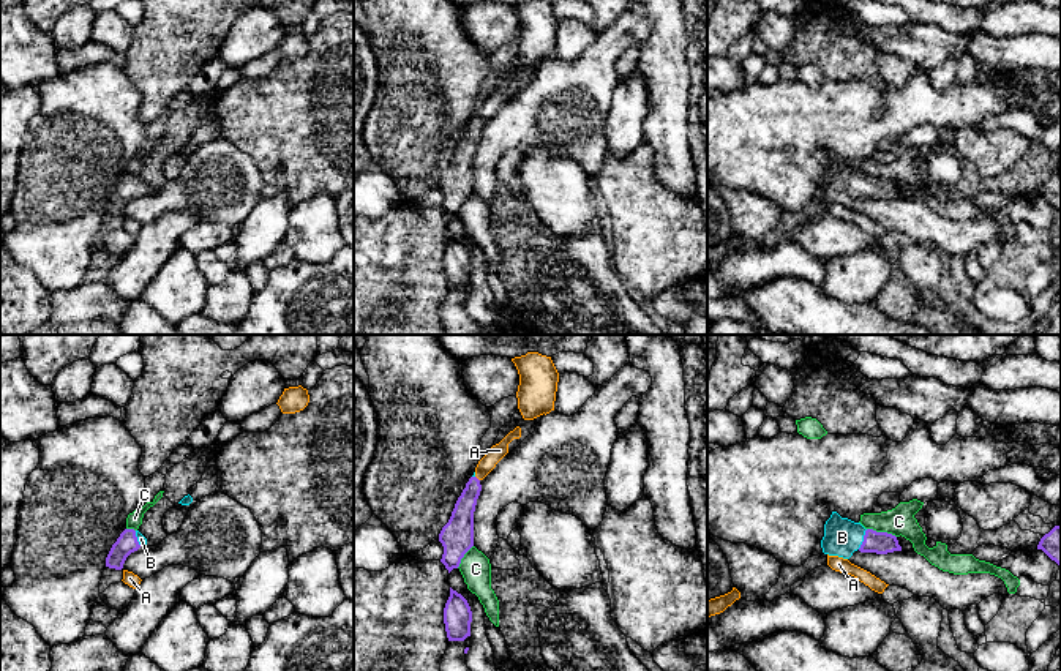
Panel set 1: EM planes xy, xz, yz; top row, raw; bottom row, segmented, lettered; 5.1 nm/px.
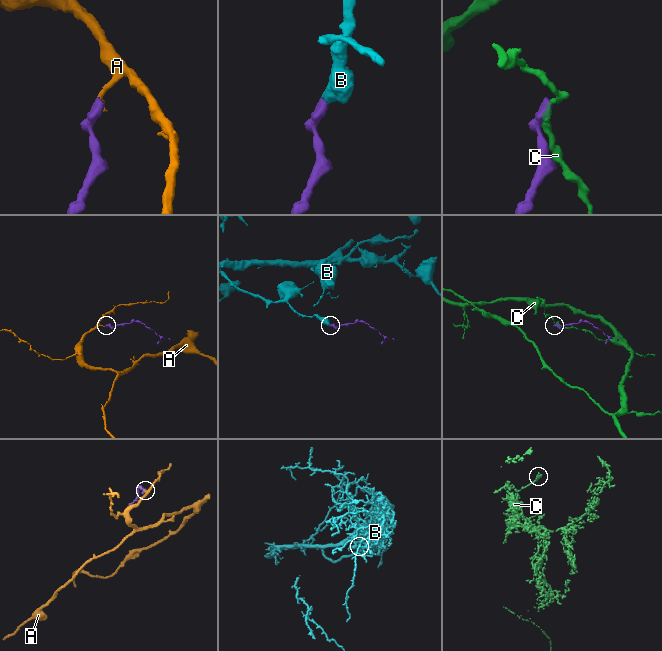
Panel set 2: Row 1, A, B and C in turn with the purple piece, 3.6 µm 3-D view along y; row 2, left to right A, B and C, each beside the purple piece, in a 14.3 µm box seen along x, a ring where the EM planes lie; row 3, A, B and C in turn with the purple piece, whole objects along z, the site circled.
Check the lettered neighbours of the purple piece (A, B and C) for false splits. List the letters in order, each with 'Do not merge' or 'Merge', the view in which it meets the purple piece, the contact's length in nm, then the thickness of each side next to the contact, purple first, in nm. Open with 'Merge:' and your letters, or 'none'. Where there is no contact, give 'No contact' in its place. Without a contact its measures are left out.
Merge: B
A: Do not merge. Touches purple in xz. Shared border 40 nm. Thickness 130 nm (purple) against 80 nm
B: Merge. Touches purple in yz. Shared border 120 nm. Thickness 110 nm (purple) against 190 nm
C: Do not merge. Touches purple in yz. Shared border 160 nm. Thickness 110 nm (purple) against 140 nm

